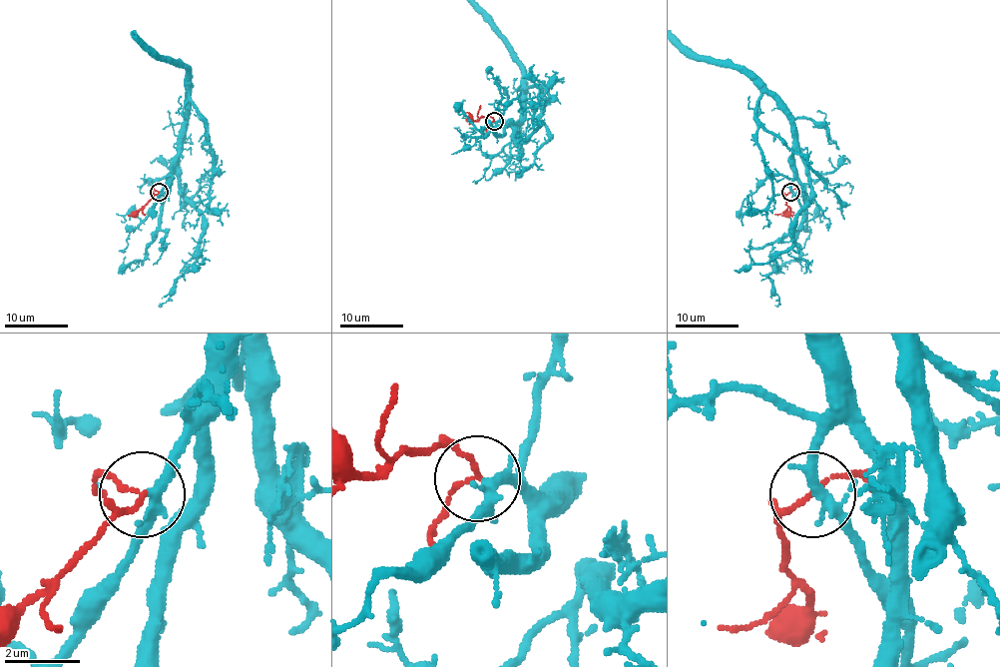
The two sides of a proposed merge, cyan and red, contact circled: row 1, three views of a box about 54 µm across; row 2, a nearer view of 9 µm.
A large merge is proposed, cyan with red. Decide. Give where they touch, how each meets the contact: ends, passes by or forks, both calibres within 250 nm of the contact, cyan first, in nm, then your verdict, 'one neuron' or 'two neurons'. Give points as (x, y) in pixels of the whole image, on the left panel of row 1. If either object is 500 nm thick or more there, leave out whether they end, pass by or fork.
(159, 192) | cyan forks | red passes by | 240/110 nm | one neuron

